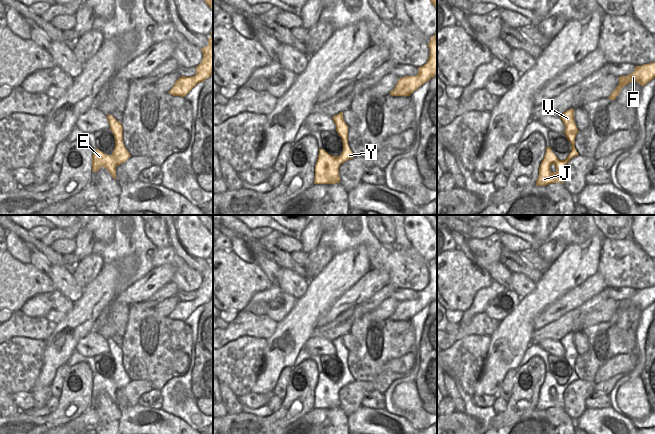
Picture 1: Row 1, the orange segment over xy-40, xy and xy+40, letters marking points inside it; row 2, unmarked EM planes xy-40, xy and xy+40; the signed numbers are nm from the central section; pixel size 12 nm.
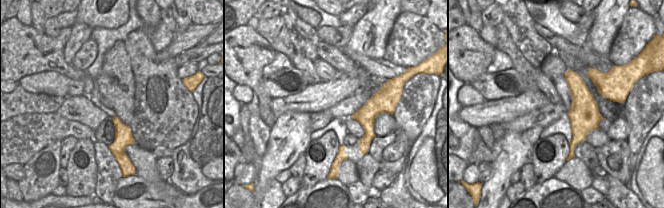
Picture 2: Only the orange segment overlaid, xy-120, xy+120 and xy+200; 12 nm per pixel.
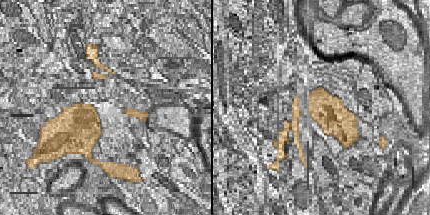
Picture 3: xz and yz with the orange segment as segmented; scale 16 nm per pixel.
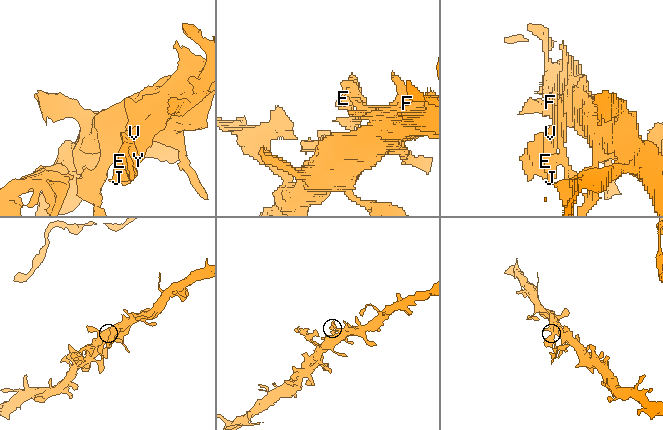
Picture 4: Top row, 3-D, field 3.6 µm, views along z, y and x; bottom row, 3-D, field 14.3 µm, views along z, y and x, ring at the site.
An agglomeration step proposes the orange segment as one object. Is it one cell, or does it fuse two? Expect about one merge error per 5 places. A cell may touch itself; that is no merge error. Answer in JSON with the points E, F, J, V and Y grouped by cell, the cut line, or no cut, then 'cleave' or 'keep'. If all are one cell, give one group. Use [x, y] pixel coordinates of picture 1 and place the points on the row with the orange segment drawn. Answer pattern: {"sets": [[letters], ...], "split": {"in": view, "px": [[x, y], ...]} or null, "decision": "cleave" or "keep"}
{"sets": [["E", "F", "J", "V", "Y"]], "split": null, "decision": "keep"}

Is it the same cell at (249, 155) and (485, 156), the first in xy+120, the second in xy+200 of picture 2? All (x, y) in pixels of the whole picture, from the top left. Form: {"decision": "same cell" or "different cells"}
{"decision": "same cell"}

